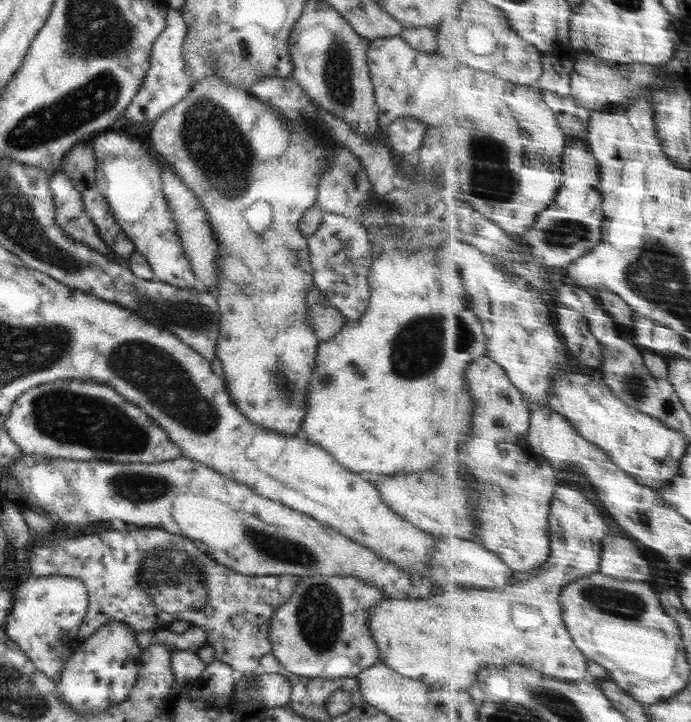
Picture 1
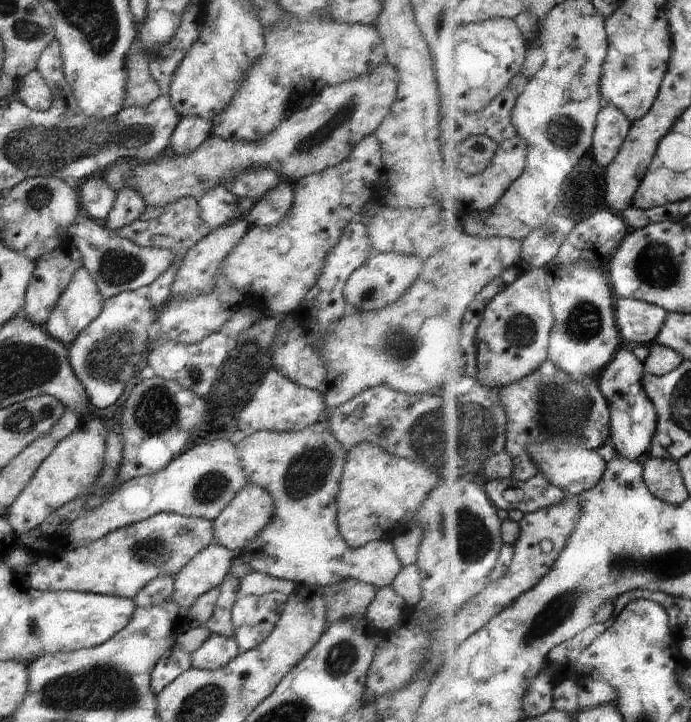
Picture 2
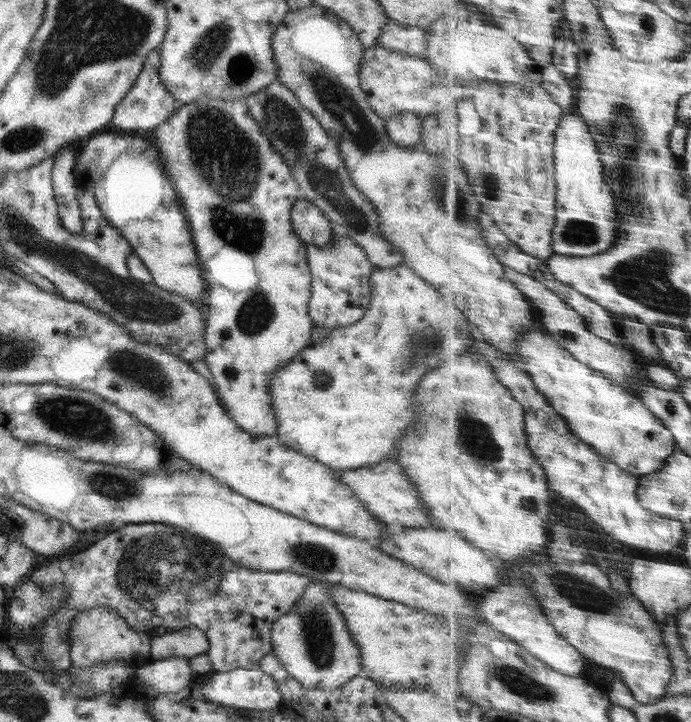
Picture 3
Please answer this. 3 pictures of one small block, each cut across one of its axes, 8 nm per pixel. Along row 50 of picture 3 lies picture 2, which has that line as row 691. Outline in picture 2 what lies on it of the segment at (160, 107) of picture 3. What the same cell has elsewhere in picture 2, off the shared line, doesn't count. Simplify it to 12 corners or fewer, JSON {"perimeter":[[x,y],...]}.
{"perimeter":[[165,650],[149,679],[156,695],[178,674],[191,668],[191,654]]}

